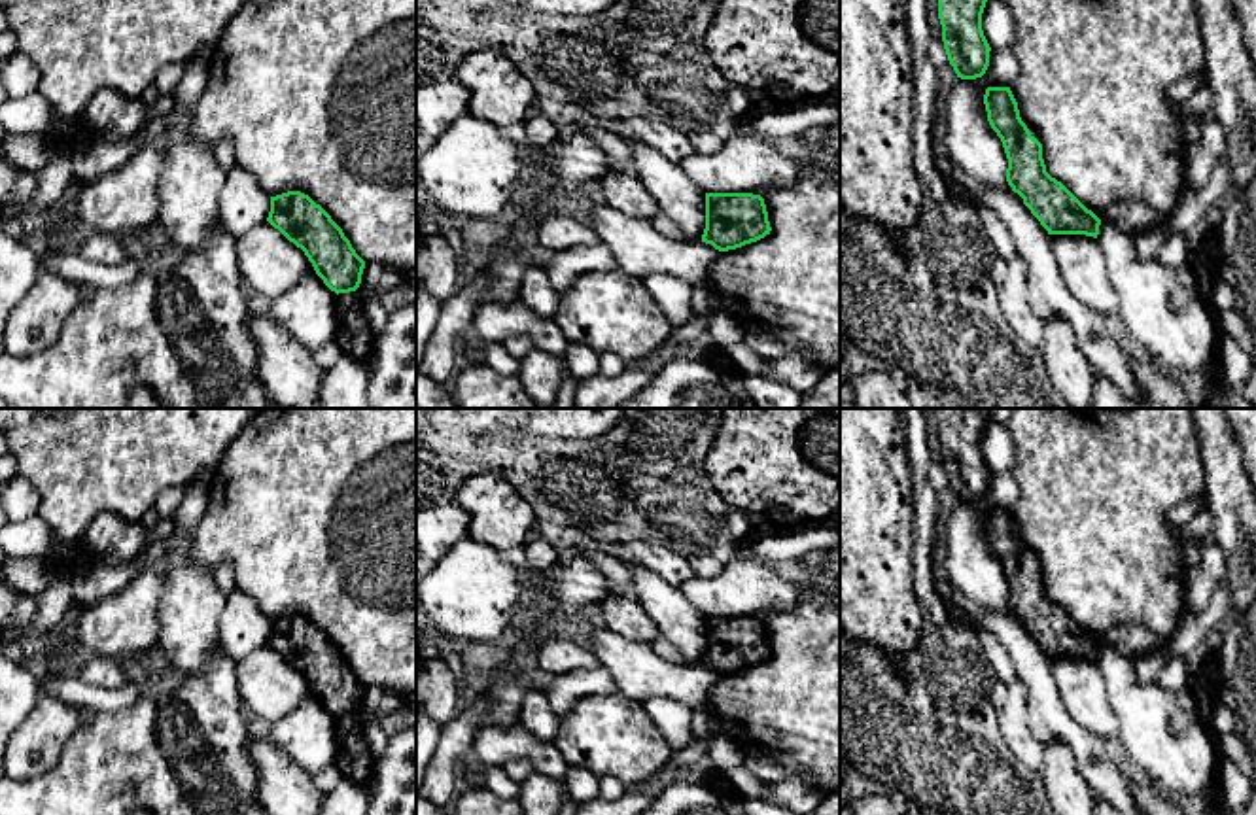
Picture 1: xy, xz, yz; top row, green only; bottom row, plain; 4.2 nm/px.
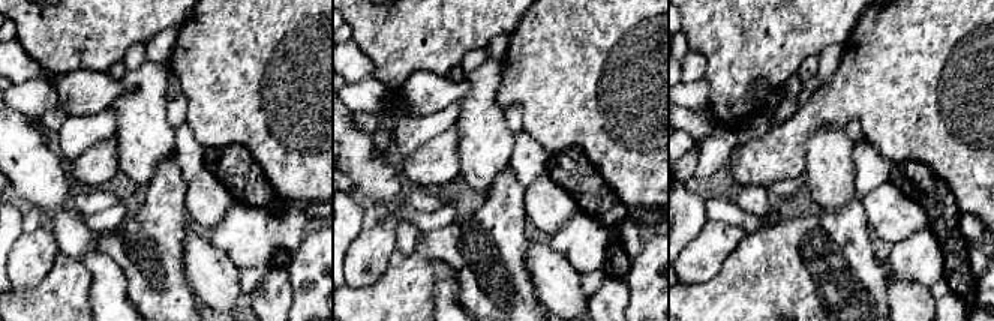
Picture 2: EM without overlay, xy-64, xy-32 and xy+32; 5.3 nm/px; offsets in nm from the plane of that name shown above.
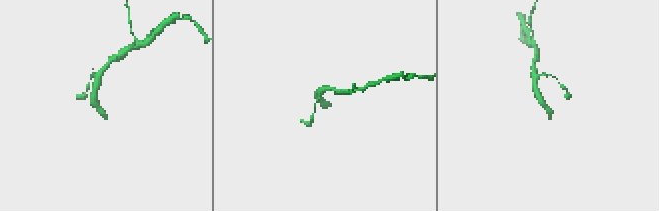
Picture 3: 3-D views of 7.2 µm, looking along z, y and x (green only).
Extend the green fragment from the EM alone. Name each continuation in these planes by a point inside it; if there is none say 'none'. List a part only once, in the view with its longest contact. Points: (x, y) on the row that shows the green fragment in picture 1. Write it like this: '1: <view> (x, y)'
1: xy (354, 335)

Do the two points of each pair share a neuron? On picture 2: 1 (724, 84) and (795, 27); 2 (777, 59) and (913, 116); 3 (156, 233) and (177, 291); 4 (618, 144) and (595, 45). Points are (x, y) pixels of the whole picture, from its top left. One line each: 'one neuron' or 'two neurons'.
1: one neuron
2: two neurons
3: one neuron
4: one neuron

